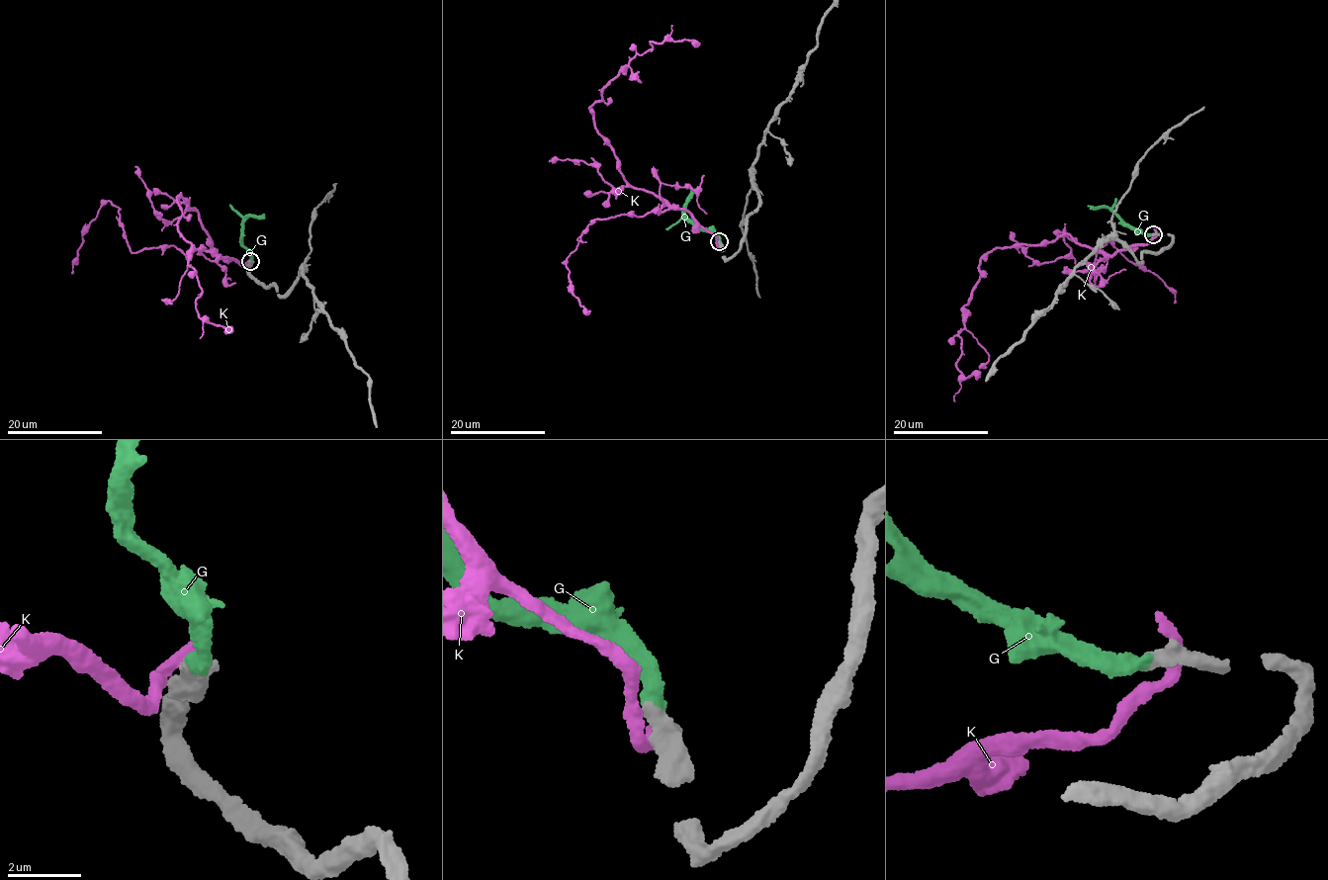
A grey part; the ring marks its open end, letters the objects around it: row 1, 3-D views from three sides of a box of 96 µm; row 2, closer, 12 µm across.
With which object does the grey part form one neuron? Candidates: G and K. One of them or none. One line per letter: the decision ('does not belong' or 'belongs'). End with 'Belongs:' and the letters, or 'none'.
G: belongs
K: does not belong
Belongs: G

